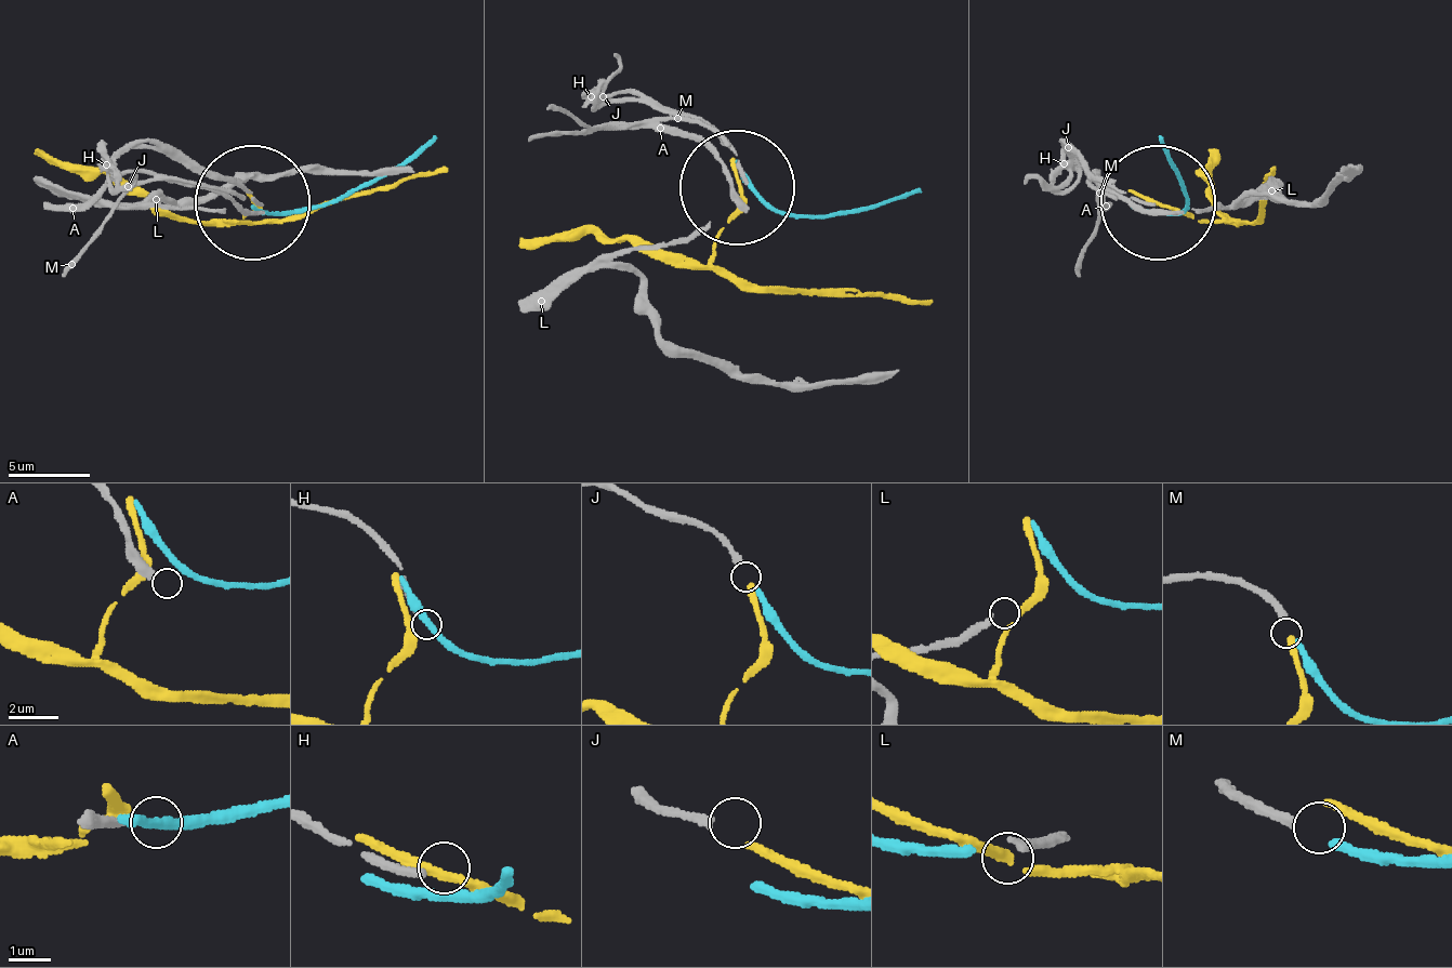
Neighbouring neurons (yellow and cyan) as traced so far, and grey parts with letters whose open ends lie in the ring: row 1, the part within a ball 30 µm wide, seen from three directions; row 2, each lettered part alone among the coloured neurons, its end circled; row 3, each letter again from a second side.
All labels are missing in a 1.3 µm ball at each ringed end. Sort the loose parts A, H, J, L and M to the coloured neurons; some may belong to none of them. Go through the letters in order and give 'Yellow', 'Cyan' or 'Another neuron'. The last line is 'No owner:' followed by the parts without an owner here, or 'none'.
A: Another neuron
H: Another neuron
J: Yellow
L: Another neuron
M: Cyan
No owner: A, H, L

